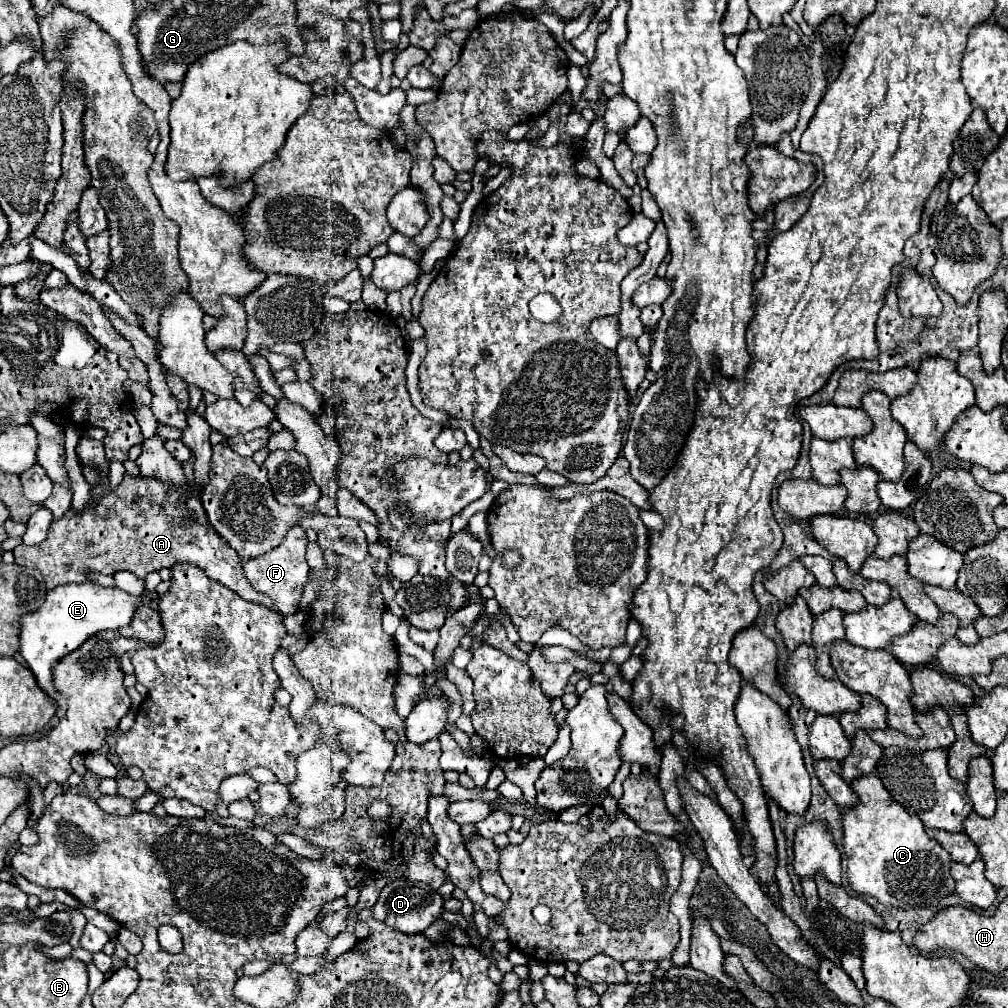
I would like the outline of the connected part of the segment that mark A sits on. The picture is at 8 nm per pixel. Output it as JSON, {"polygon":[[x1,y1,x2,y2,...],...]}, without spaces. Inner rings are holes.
{"polygon":[[125,474,117,488,105,492,97,502,89,500,85,510,67,510,63,518,51,524,45,542,35,546,21,544,13,554,19,566,41,570,49,590,59,584,91,582,91,574,113,576,121,570,145,580,149,572,185,562,199,566,209,578,231,588,241,598,273,608,271,598,251,588,239,566,239,556,209,524,201,506,201,492,189,482,171,488,171,484,159,478]]}

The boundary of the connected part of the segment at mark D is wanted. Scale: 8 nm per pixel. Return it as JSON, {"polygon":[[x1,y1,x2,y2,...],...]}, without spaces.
{"polygon":[[395,880,389,882,381,894,379,900,375,902,375,906,371,908,373,918,381,920,383,924,399,930,399,932,407,932,407,934,419,934,423,932,433,920,439,918,443,908,443,896,437,894,433,888,423,886,421,882,411,882,411,880]]}

